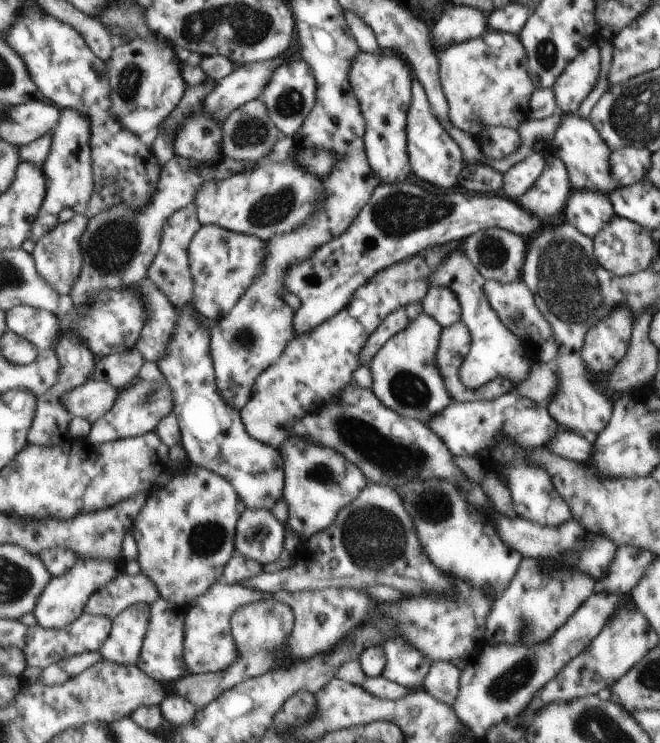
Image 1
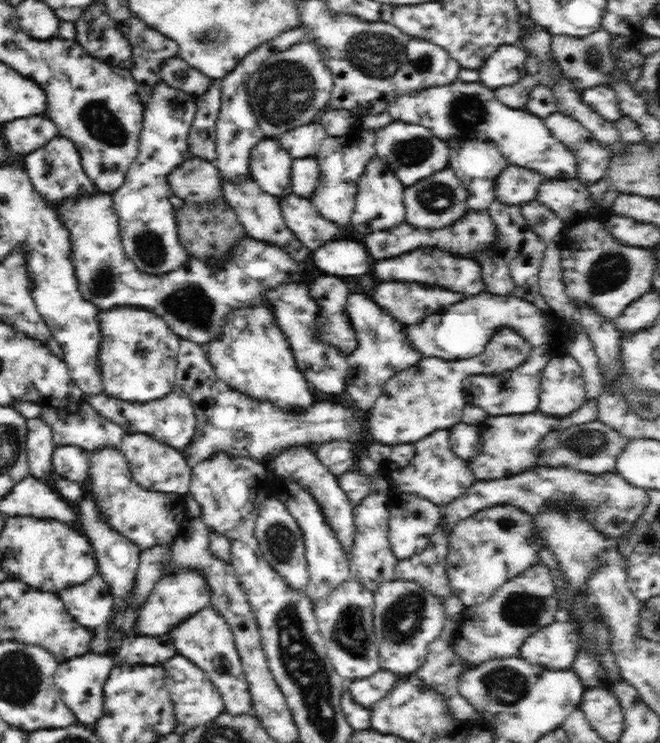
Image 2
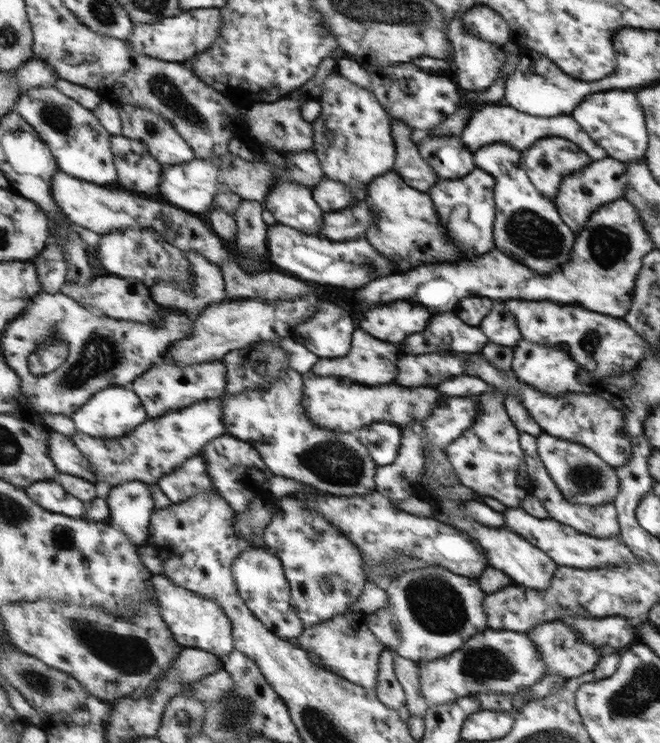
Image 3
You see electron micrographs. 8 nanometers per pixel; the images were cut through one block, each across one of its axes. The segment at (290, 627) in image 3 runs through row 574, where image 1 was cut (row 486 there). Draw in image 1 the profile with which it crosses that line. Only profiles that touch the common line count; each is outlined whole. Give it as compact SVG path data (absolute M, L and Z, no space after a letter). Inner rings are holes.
M191 304L191 307L187 305L175 309L175 332L166 346L164 359L158 360L158 365L172 390L172 413L178 420L181 433L180 443L184 448L186 459L195 466L209 469L228 480L247 508L270 511L278 500L283 500L285 476L280 452L251 438L245 432L239 413L229 406L217 392L215 365L211 357L210 331L198 321L195 308Z

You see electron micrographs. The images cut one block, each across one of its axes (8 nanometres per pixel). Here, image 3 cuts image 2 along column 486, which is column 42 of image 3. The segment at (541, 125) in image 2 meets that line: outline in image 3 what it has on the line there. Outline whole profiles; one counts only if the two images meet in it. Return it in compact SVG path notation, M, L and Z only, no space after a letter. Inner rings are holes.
M40 86L23 93L16 104L15 112L24 117L49 145L61 171L104 186L118 180L112 134L101 124L100 118L97 118L92 110L65 96L56 87Z

